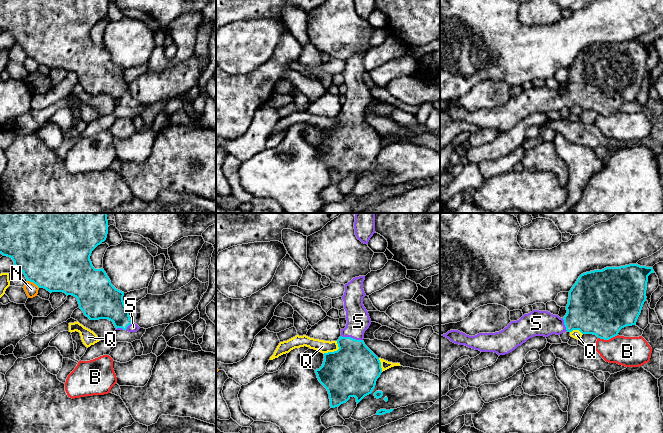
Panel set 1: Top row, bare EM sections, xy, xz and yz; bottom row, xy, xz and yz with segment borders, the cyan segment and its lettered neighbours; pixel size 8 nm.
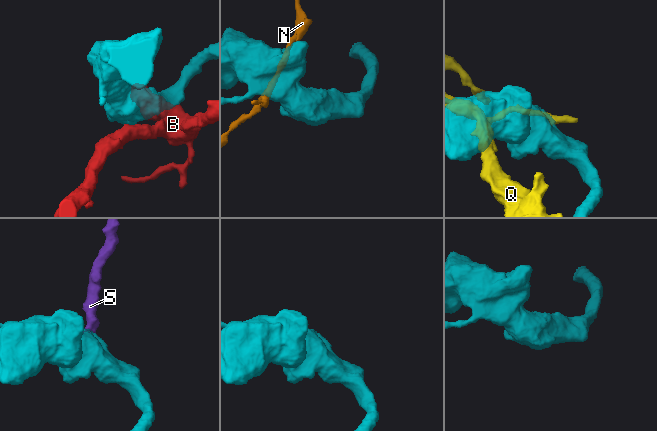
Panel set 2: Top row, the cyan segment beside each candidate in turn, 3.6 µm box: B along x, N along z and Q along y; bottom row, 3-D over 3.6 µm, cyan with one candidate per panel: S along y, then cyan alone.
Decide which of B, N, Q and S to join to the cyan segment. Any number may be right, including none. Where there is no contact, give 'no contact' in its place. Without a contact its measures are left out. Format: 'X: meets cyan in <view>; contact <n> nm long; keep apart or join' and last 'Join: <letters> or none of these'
B: meets cyan in yz; contact 160 nm long; keep apart
N: meets cyan in xy; contact 120 nm long; keep apart
Q: meets cyan in xz; contact 160 nm long; keep apart
S: meets cyan in xz; contact 180 nm long; join
Join: S

